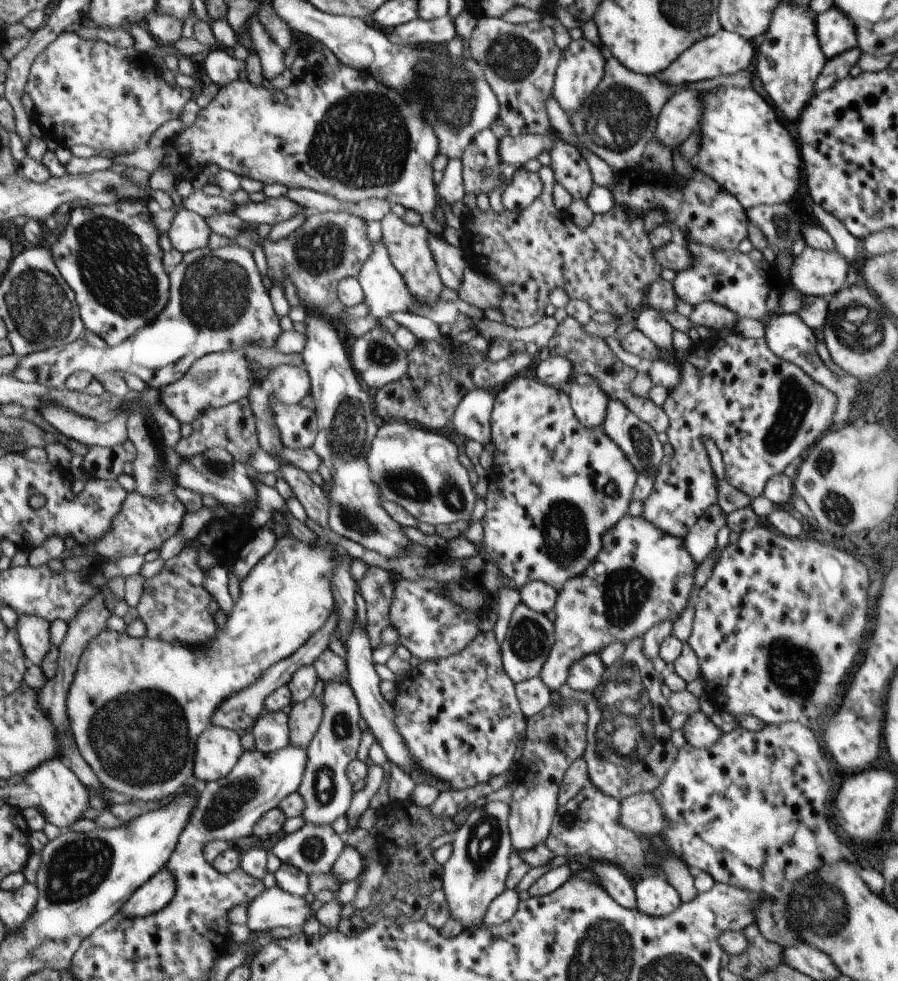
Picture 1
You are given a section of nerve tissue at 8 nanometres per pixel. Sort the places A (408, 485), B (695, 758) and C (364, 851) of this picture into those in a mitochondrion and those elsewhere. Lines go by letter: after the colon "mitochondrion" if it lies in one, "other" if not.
A: mitochondrion
B: other
C: other

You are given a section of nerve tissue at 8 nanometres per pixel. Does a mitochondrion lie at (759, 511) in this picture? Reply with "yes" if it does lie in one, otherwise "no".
no

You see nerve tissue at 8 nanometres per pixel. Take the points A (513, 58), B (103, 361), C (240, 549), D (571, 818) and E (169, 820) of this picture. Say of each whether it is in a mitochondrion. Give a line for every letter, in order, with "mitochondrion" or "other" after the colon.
A: mitochondrion
B: other
C: other
D: mitochondrion
E: other

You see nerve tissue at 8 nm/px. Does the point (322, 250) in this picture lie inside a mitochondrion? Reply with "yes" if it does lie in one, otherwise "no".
yes

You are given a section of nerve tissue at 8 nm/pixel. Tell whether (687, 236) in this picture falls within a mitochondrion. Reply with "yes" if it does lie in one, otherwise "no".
no

